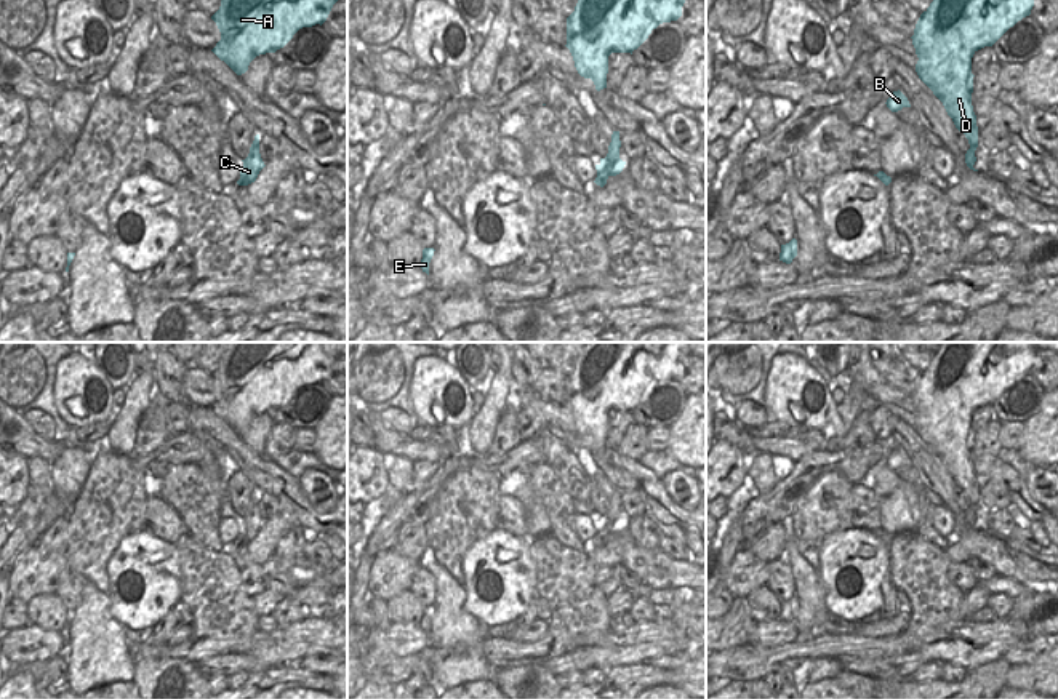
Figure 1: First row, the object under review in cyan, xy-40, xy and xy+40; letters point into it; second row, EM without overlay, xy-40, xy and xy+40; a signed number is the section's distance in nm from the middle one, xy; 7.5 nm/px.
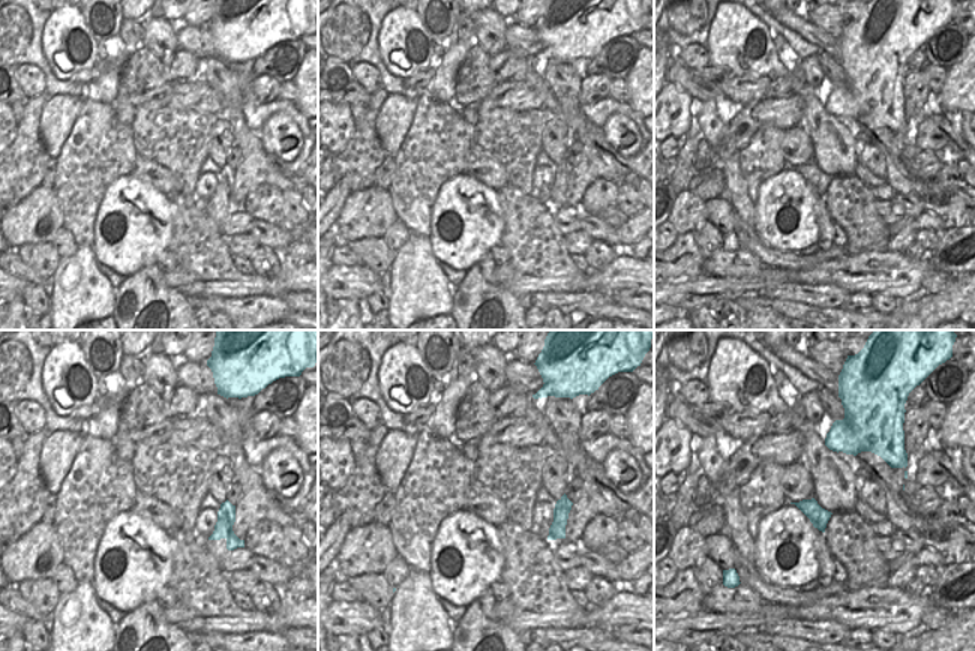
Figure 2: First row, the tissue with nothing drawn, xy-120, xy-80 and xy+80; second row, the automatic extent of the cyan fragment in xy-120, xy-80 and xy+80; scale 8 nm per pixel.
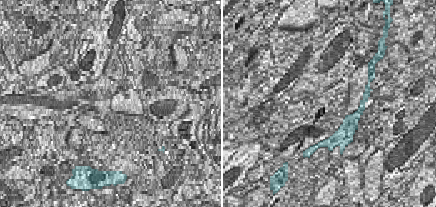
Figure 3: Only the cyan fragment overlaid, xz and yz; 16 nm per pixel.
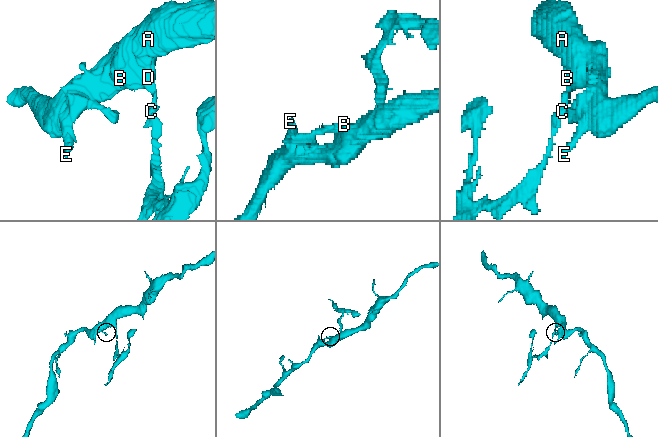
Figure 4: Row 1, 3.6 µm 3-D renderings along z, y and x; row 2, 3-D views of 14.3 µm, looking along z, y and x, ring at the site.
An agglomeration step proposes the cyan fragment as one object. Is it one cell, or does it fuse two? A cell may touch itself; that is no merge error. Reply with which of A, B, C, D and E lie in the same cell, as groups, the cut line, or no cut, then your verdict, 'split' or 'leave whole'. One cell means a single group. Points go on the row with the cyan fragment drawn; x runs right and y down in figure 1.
A B D E / C; cut in xy+40 along (977, 127), (967, 138); split

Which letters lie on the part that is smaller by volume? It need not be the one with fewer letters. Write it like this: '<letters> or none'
C.

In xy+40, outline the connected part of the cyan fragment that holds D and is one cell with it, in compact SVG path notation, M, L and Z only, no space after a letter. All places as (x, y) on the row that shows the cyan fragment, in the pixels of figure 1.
M933 0L916 24L914 35L911 37L919 58L916 72L943 102L956 128L962 131L967 139L970 138L972 131L978 128L976 115L972 106L975 77L972 74L972 58L978 50L992 46L1010 27L1029 16L1032 6L1034 0Z

